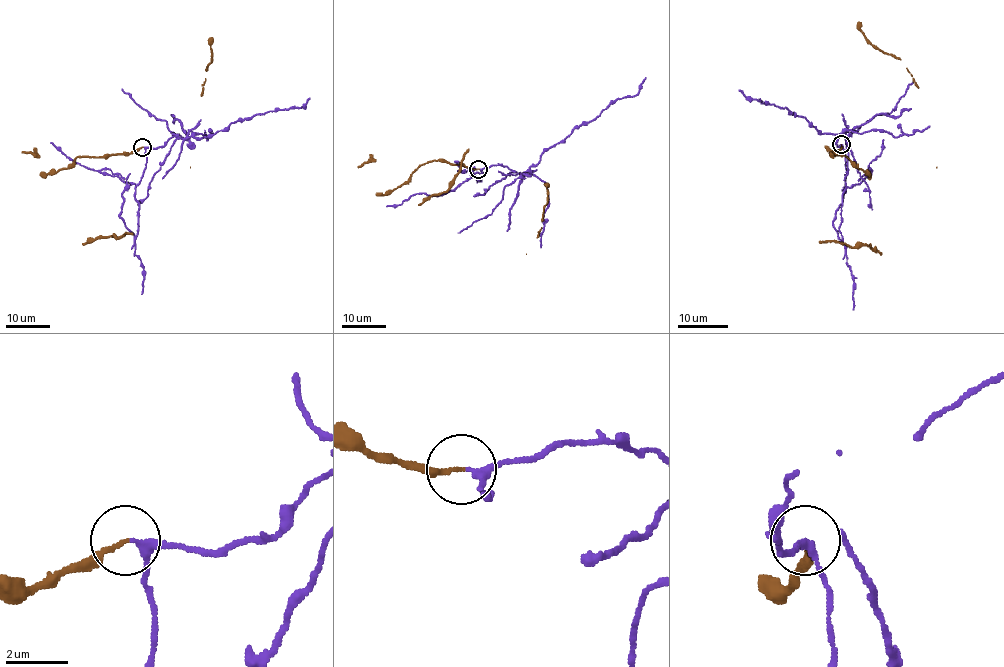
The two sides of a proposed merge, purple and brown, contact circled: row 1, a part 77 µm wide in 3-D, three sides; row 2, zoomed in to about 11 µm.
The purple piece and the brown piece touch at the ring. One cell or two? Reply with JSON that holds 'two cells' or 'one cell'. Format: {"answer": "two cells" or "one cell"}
{"answer": "two cells"}

